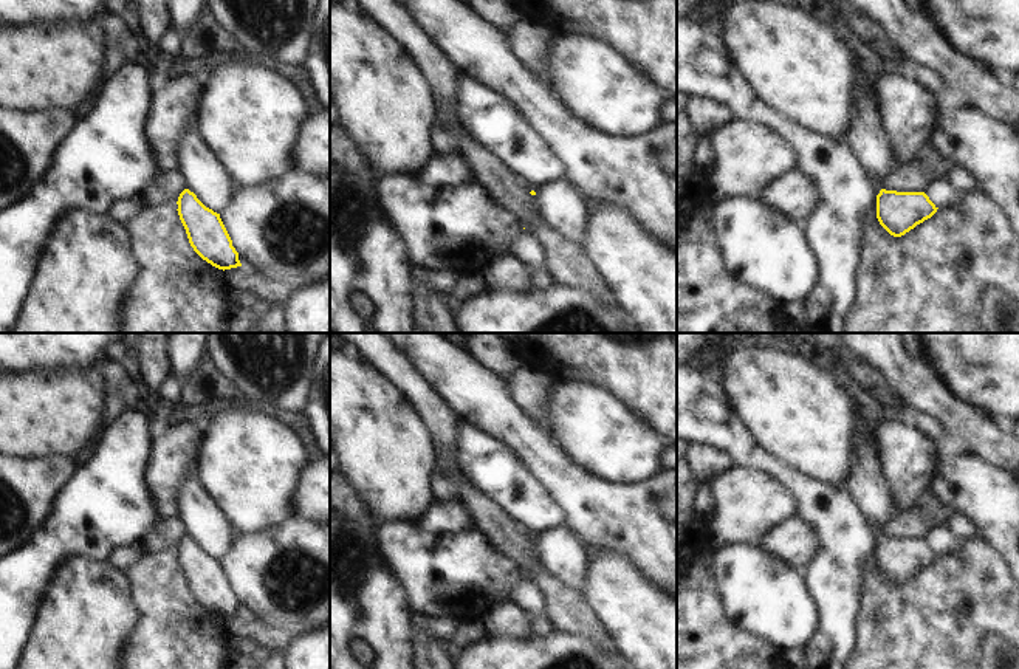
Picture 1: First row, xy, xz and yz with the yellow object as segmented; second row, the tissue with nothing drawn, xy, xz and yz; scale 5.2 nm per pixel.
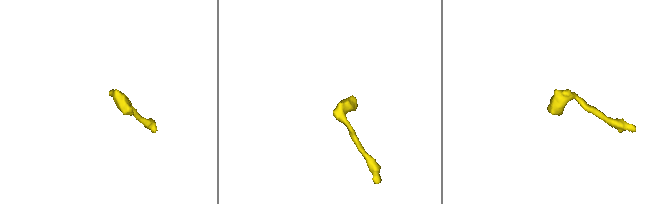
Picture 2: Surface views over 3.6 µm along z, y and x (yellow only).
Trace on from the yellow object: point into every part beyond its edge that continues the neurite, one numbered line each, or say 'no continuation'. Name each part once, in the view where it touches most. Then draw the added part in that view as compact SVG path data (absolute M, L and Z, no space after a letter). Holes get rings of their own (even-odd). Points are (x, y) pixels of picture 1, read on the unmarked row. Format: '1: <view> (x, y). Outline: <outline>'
no continuation

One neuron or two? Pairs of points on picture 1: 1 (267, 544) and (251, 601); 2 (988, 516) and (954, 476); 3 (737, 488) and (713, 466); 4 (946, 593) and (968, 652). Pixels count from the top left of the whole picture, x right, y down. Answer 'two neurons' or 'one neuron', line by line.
1: one neuron
2: one neuron
3: two neurons
4: one neuron

